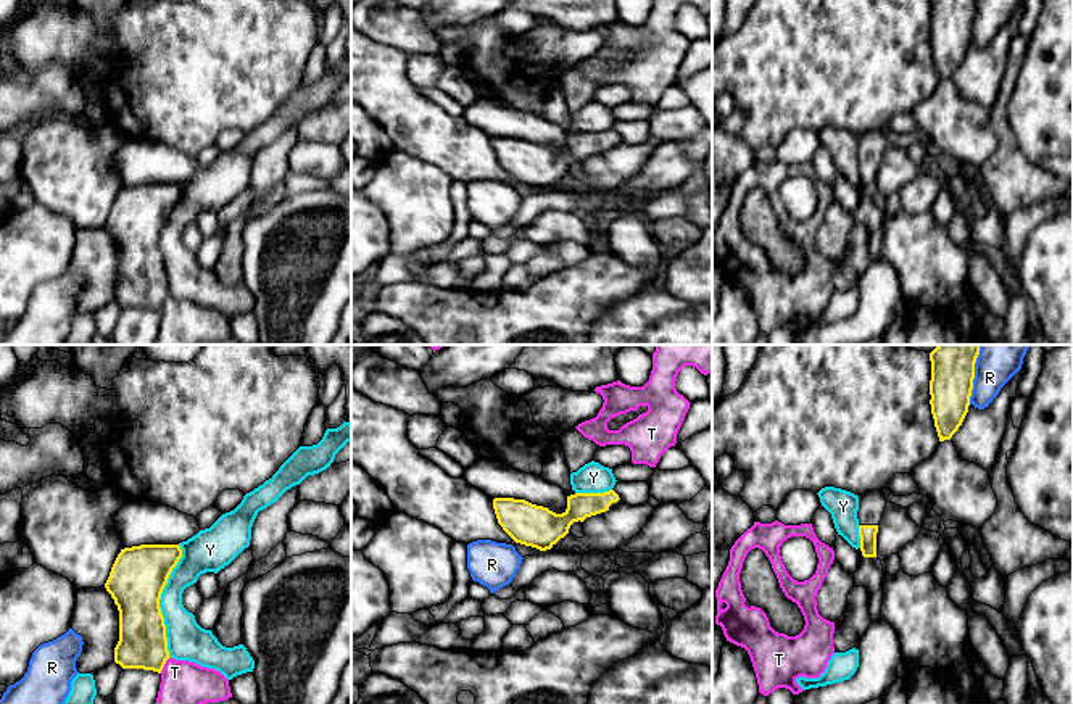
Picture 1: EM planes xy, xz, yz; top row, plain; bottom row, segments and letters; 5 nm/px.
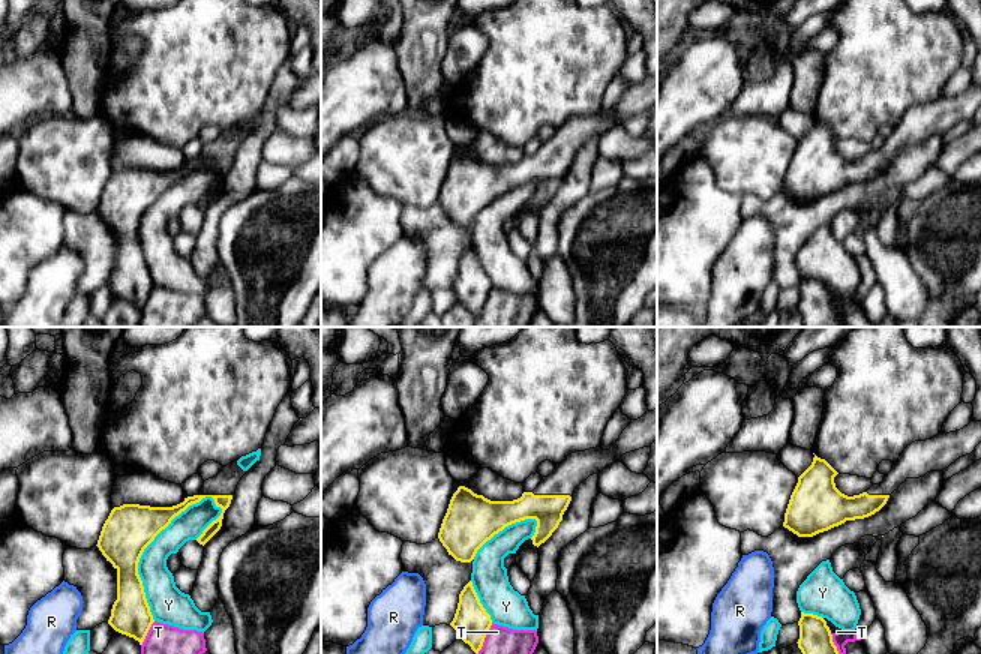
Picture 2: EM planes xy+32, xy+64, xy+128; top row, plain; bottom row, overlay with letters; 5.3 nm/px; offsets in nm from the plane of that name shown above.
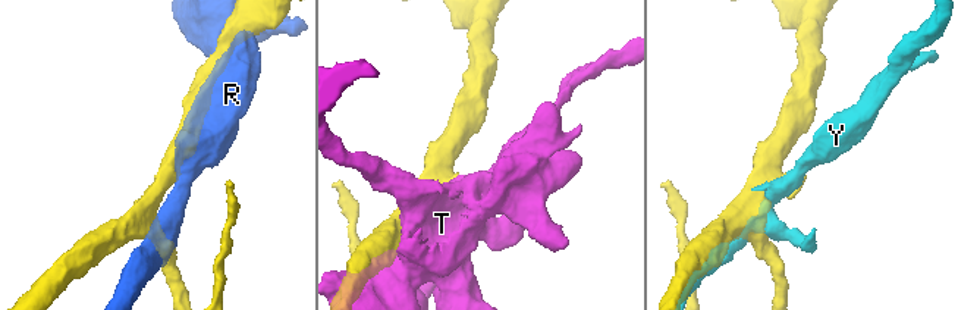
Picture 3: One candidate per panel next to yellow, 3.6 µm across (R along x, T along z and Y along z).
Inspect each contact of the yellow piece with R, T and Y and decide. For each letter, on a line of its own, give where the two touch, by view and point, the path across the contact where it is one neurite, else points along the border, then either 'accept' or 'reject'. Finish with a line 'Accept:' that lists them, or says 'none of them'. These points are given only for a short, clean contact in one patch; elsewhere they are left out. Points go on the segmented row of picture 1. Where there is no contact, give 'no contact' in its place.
R: meets yellow in yz at (973, 374); reject
T: meets yellow in xy at (165, 662); reject
Y: meets yellow in xy at (158, 601); reject
Accept: none of them

